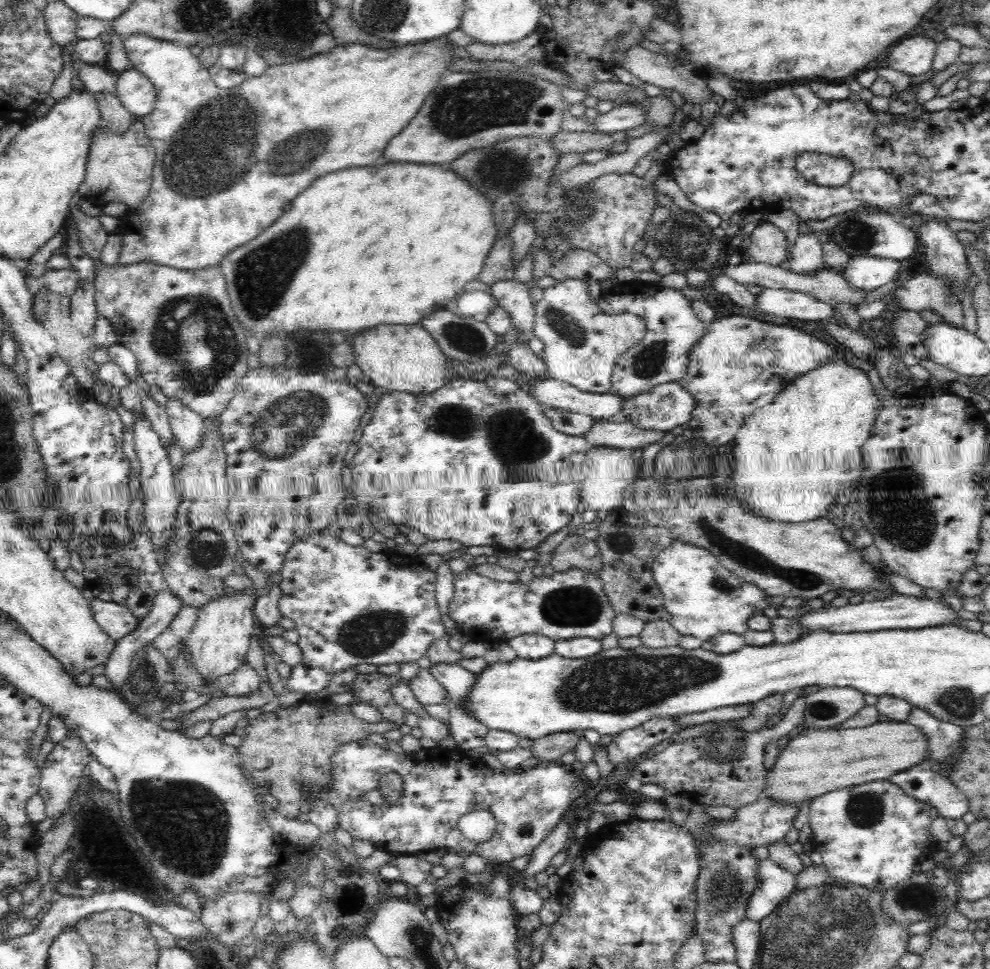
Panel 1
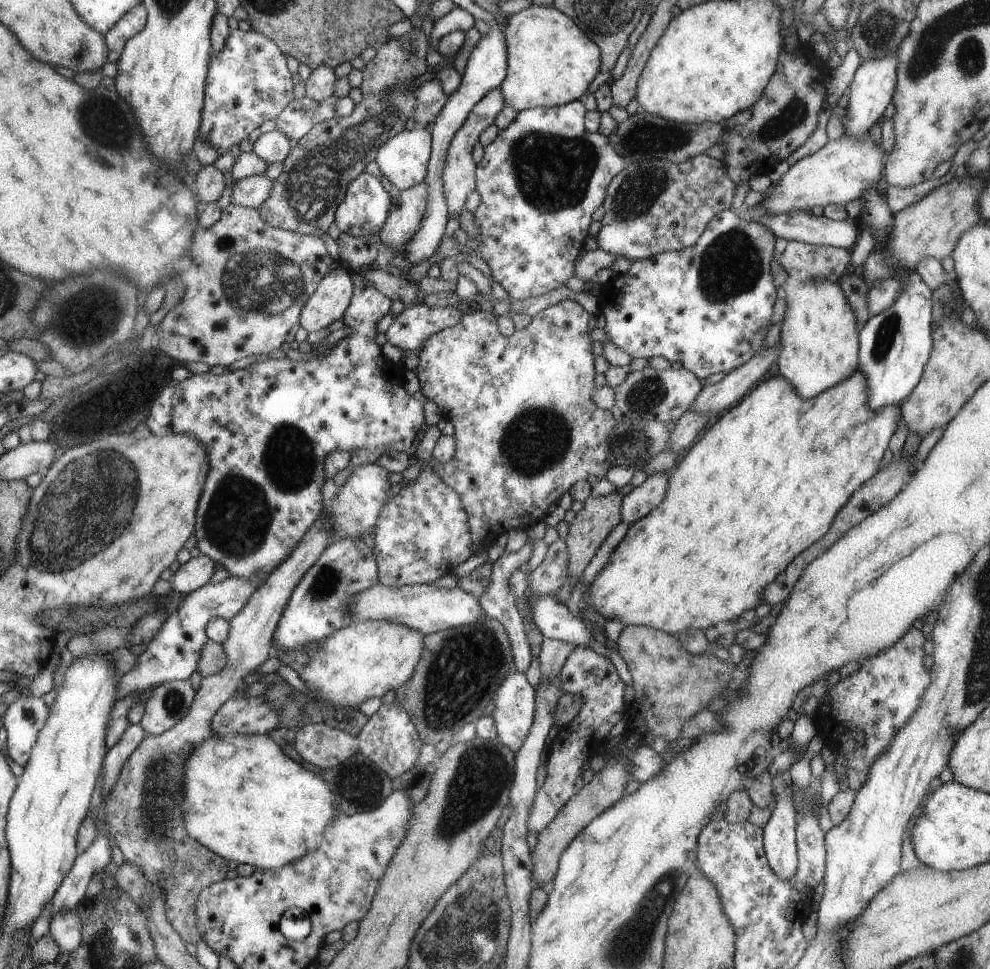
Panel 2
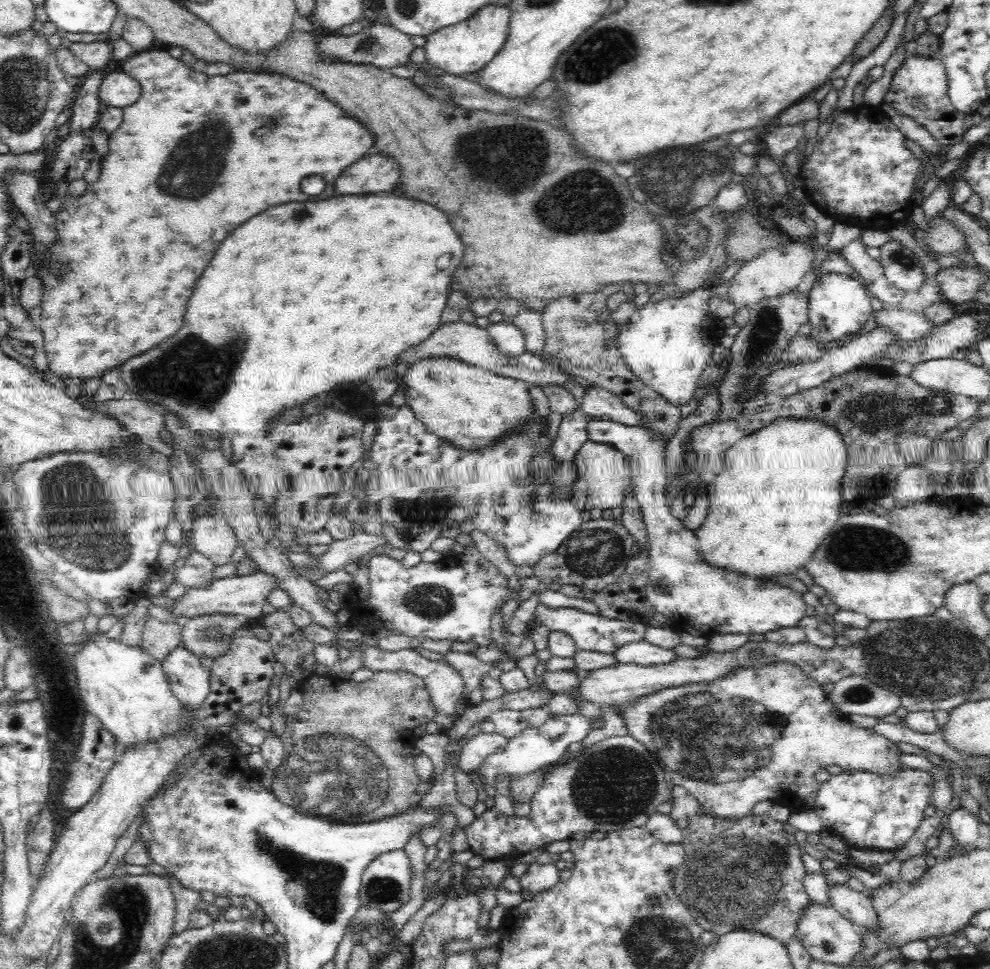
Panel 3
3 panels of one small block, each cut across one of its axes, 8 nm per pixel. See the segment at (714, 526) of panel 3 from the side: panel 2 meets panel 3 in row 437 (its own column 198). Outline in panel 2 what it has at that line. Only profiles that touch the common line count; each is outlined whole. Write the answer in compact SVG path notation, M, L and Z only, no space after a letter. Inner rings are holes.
M211 734L203 742L195 744L183 764L181 812L185 812L186 832L205 848L218 853L223 860L249 864L254 869L281 868L309 852L315 852L327 826L339 817L337 802L329 794L329 788L325 790L327 784L287 758L267 735L231 734L217 738Z

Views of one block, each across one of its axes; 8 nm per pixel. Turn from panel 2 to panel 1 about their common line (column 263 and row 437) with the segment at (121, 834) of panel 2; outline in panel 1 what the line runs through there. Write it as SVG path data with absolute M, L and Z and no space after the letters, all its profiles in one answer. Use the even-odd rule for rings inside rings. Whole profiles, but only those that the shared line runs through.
M622 419L620 422L595 421L582 437L587 441L589 449L606 447L631 450L646 448L649 444L660 441L664 433L659 430L646 432Z

